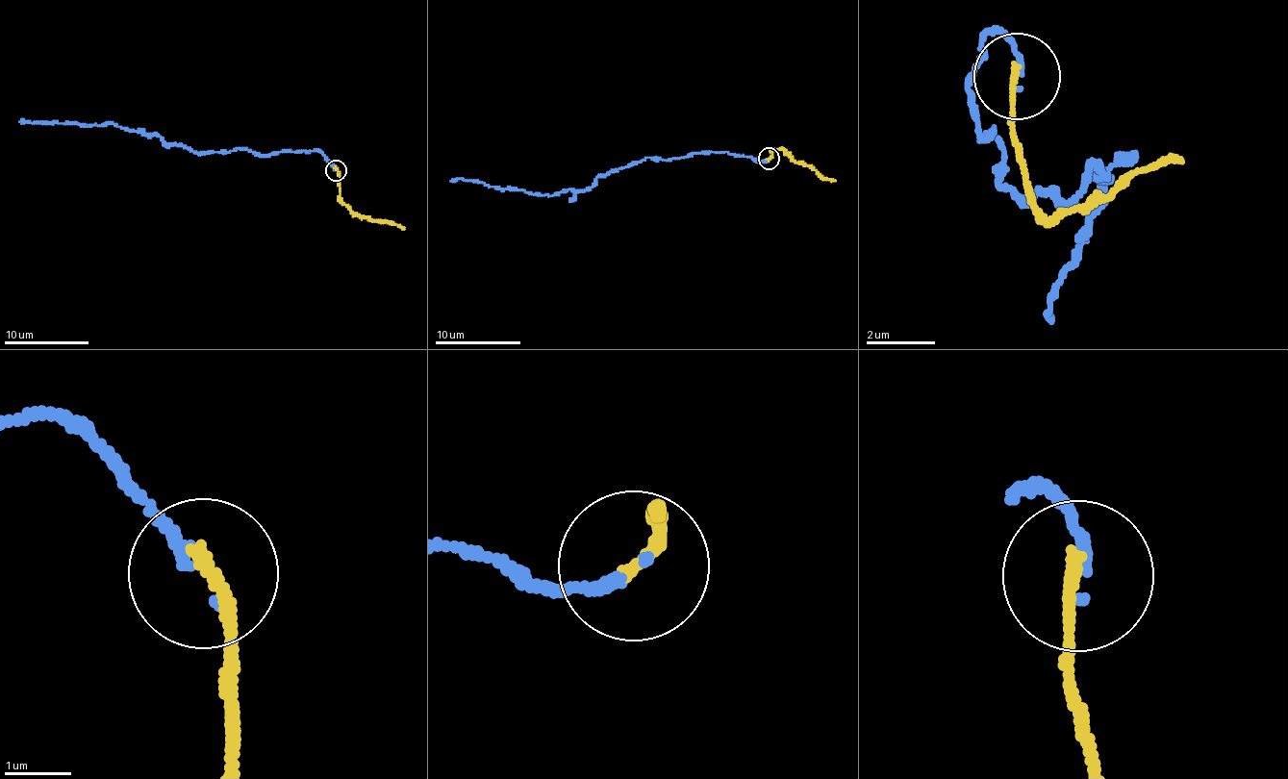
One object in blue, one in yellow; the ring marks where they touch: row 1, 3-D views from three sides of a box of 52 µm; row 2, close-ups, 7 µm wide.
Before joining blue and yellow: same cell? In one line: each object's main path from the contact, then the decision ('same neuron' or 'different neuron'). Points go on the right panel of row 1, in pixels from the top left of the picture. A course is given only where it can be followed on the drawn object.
course blue (1023, 75), (982, 38), (996, 188), (1014, 206), (1111, 178), (1054, 322); course yellow (1015, 75), (1022, 183), (1048, 213), (1164, 162), (1179, 163); different neuron

